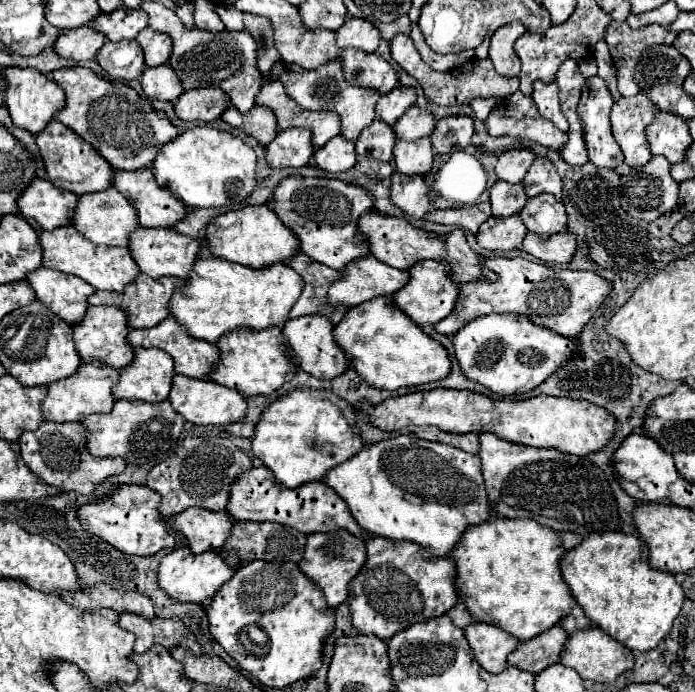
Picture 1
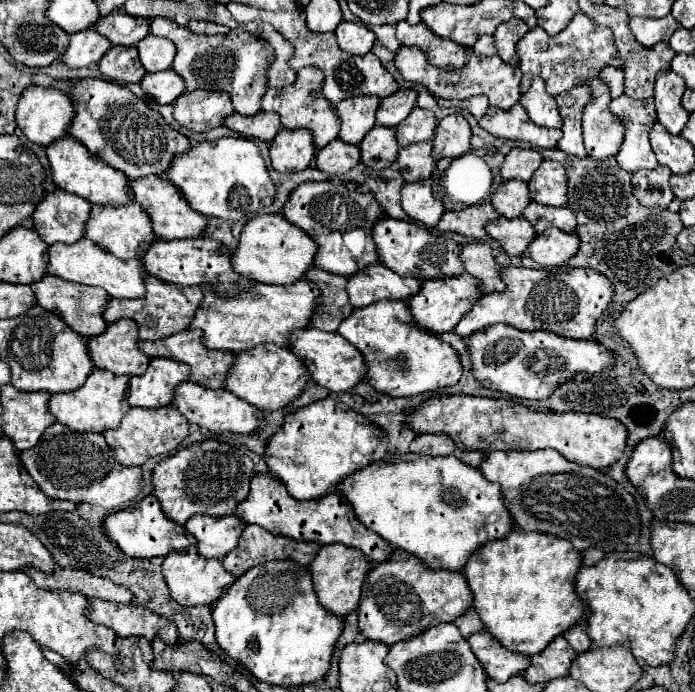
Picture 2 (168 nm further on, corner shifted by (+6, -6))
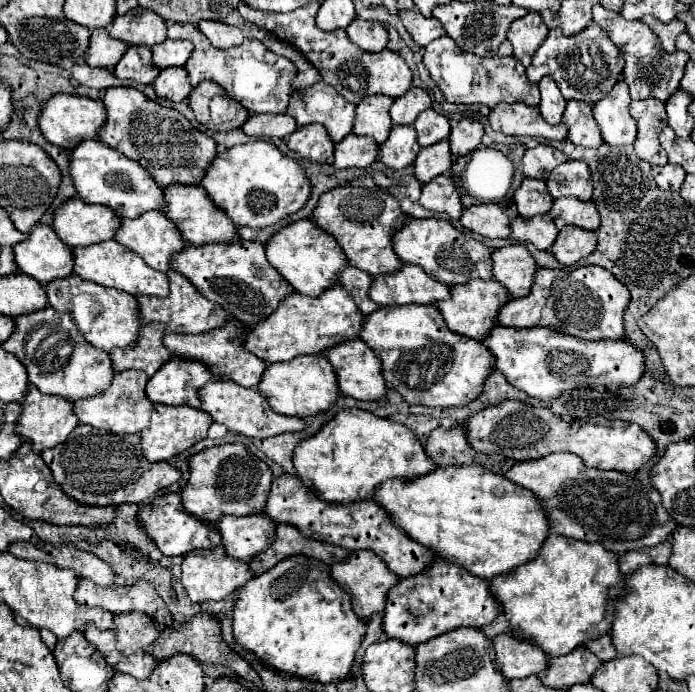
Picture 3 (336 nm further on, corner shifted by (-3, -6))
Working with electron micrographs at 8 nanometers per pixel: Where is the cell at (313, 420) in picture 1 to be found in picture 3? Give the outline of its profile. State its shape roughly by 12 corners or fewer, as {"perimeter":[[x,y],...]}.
{"perimeter":[[340,410],[292,460],[326,502],[436,468],[410,428]]}

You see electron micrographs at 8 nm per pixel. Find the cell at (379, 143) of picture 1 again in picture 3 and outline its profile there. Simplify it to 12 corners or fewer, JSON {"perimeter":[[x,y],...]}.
{"perimeter":[[394,126],[380,160],[394,170],[410,166],[420,146],[410,126]]}

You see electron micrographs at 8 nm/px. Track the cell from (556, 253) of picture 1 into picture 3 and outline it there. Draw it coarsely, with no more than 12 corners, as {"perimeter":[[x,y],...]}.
{"perimeter":[[578,226],[560,230],[552,254],[572,266],[596,248],[596,234]]}

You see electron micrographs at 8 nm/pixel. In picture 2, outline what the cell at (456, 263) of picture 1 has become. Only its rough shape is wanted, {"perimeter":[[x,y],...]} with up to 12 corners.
{"perimeter":[[487,242],[465,244],[461,262],[483,282],[483,292],[503,292],[501,266]]}

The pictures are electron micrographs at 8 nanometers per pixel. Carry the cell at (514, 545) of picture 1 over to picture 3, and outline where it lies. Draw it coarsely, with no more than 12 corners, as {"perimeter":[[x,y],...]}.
{"perimeter":[[550,534],[490,580],[548,656],[610,630],[618,554]]}

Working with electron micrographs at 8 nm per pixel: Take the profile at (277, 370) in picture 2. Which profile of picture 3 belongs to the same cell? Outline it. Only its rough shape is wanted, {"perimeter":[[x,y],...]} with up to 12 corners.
{"perimeter":[[322,354],[268,364],[256,388],[274,412],[306,418],[338,398]]}

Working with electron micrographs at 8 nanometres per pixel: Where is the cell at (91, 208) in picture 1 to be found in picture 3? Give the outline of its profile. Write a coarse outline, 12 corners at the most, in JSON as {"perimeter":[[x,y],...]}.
{"perimeter":[[162,210],[122,218],[114,240],[168,272],[184,248]]}

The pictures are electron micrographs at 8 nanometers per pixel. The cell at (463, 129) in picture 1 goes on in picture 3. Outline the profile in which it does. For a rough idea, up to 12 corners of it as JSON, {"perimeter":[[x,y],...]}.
{"perimeter":[[472,116],[452,126],[448,138],[454,156],[480,146],[484,128]]}

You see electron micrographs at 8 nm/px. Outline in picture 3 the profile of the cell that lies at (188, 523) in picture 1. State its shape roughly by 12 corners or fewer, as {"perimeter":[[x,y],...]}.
{"perimeter":[[262,514],[226,515],[216,526],[226,556],[250,560],[274,540]]}

